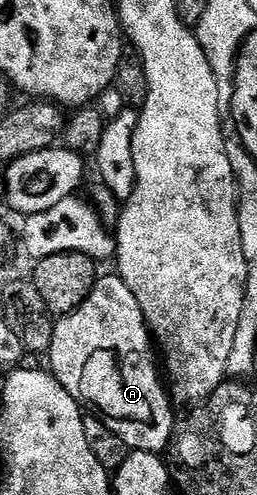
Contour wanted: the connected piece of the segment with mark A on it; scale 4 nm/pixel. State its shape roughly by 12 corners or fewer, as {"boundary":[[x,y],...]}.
{"boundary":[[100,275],[55,324],[49,371],[131,452],[176,409],[147,320]]}

